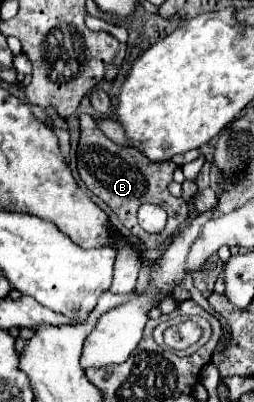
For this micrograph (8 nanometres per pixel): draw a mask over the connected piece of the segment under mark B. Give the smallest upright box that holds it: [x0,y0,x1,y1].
[76,113,188,249]

